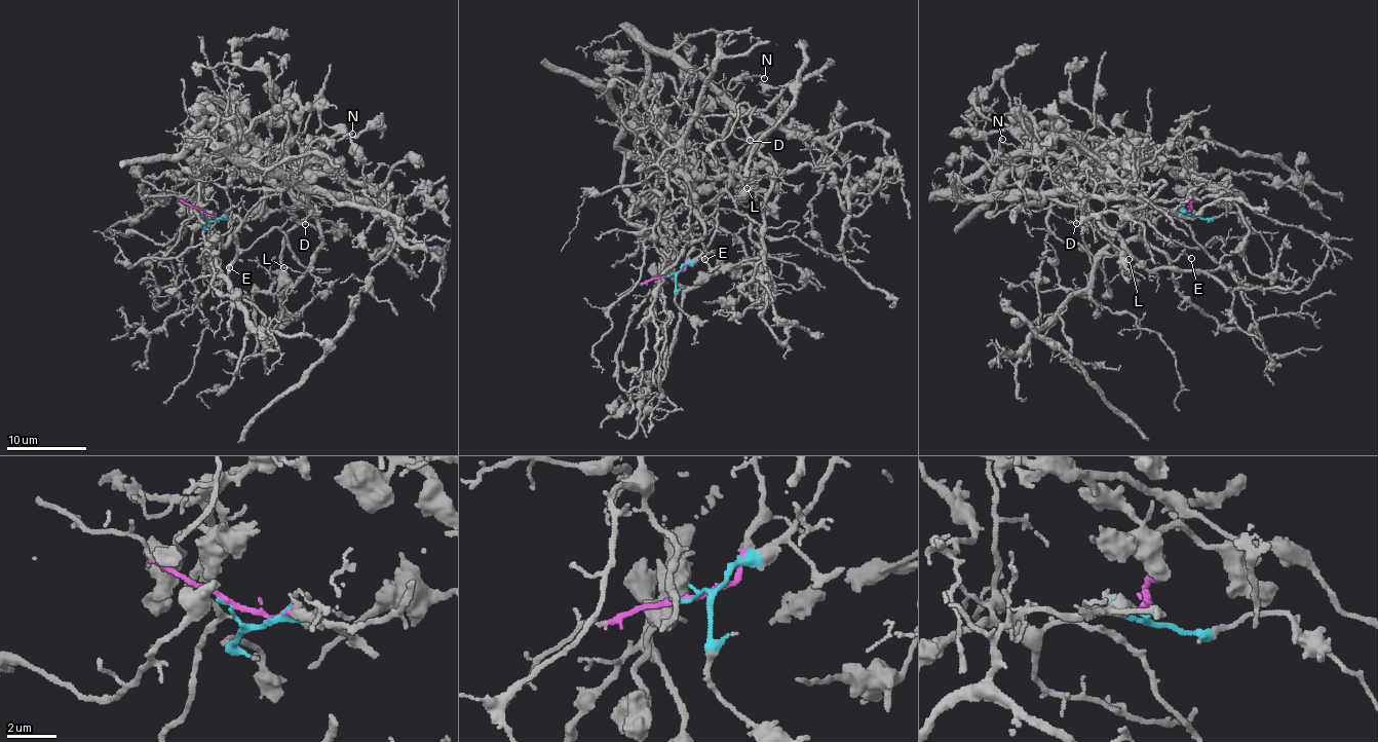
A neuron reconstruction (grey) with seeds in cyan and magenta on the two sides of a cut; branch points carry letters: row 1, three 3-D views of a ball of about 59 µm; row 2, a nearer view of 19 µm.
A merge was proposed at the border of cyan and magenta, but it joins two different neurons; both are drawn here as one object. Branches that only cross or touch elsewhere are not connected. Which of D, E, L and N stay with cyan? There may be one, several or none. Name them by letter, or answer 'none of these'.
D, L, N

